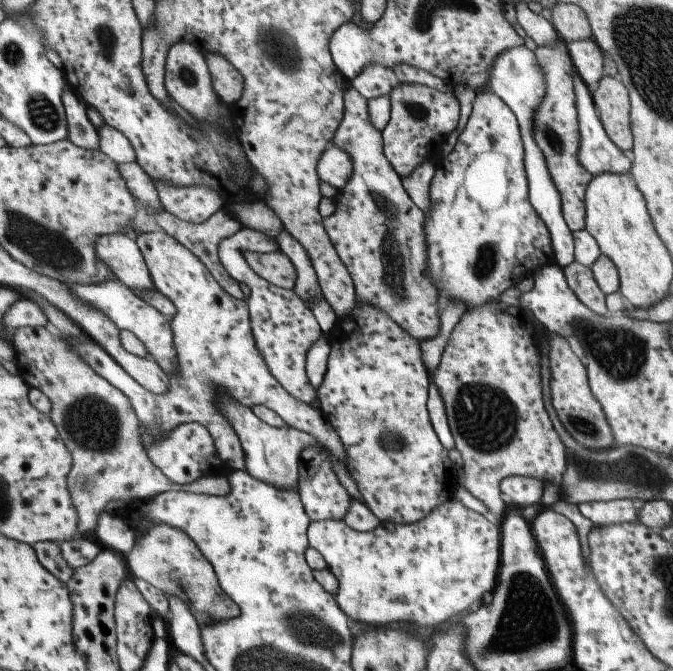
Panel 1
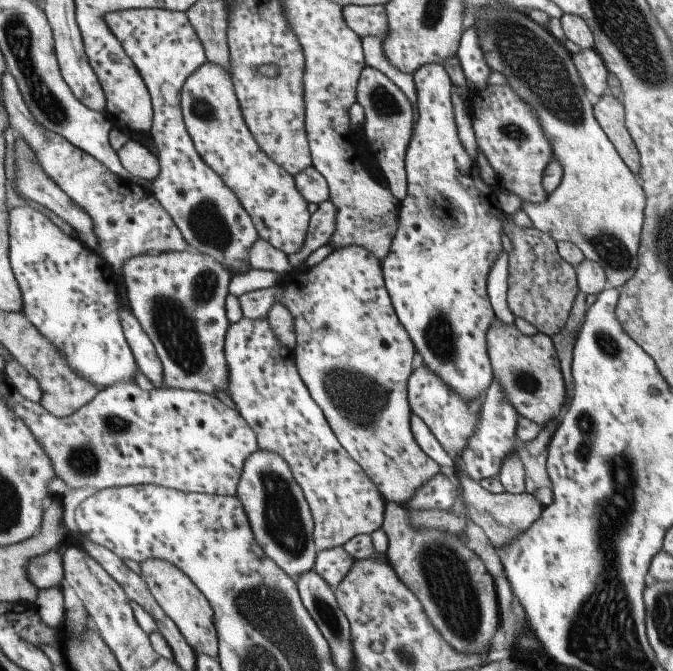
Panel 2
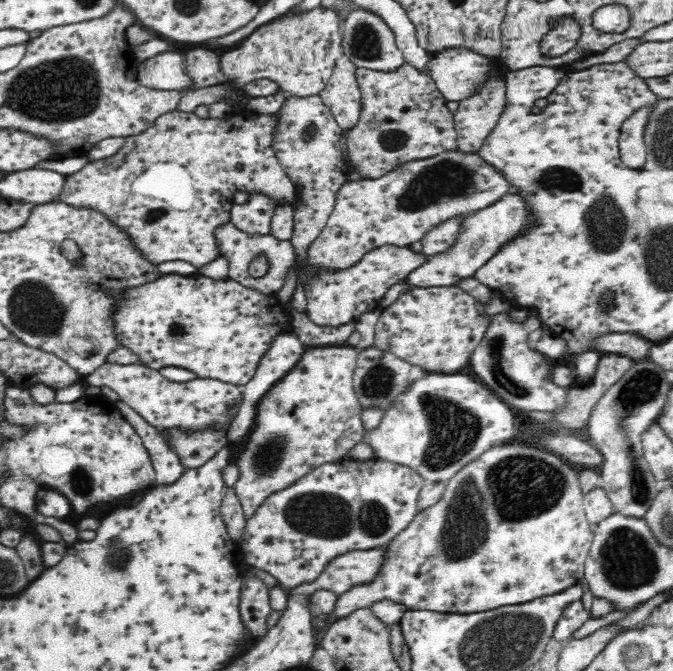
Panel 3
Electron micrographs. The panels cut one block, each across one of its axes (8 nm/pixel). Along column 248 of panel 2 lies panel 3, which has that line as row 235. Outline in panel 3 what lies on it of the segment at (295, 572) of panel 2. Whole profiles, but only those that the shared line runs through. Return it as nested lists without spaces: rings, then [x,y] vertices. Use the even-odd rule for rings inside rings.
[[[508,193],[501,196],[490,206],[466,215],[462,222],[462,231],[458,234],[458,243],[454,248],[444,255],[430,257],[424,267],[415,268],[403,279],[404,285],[412,288],[454,286],[460,278],[472,278],[478,267],[486,264],[486,261],[498,252],[504,241],[515,237],[530,223],[525,204],[517,194]]]

